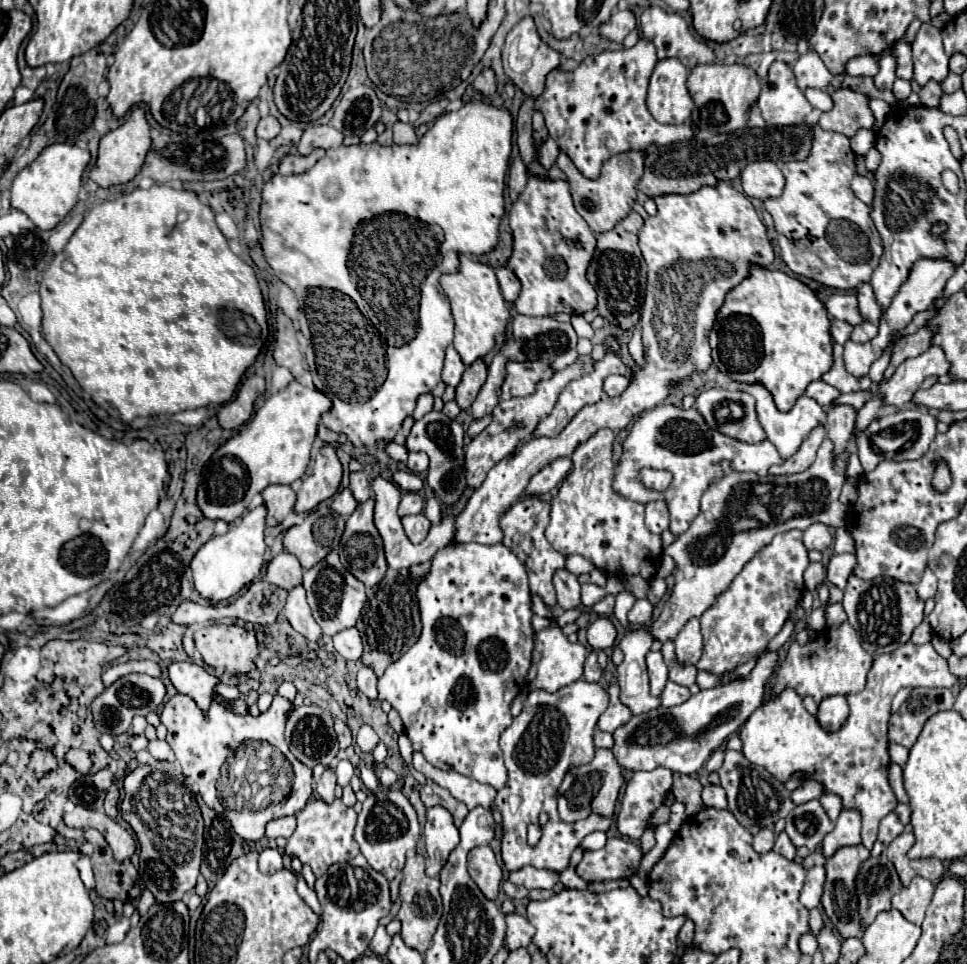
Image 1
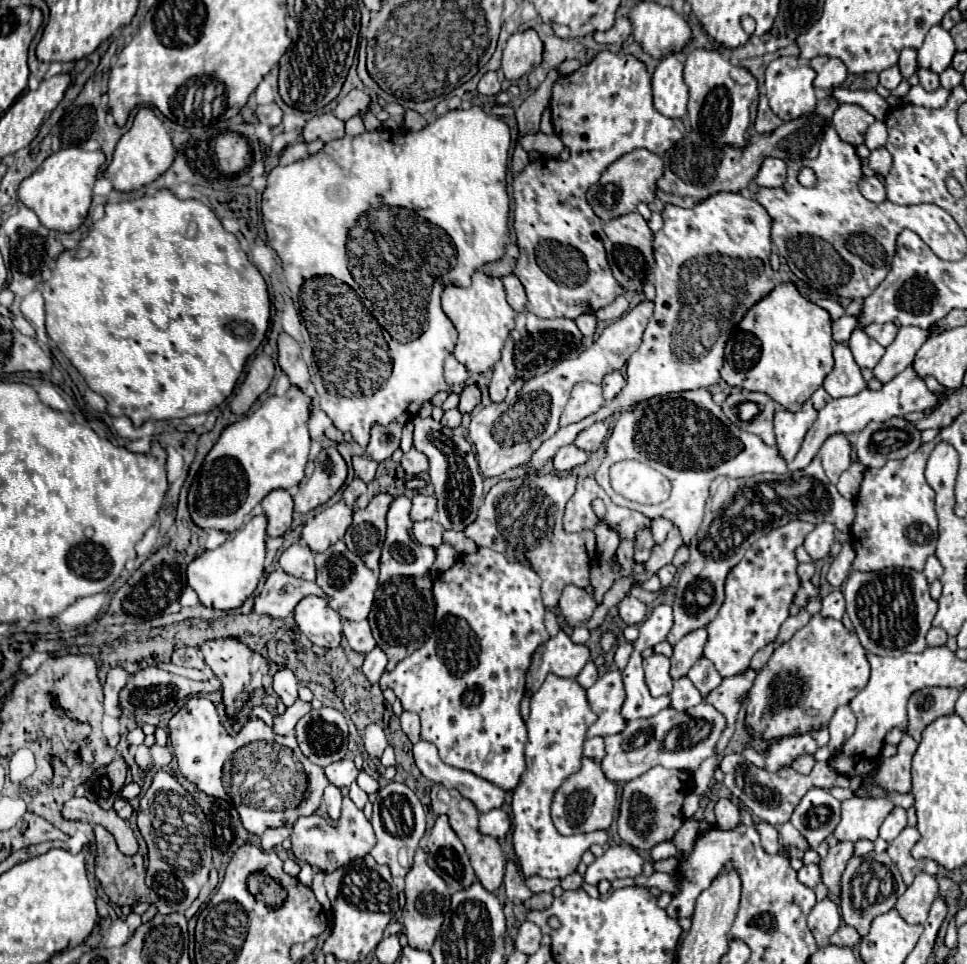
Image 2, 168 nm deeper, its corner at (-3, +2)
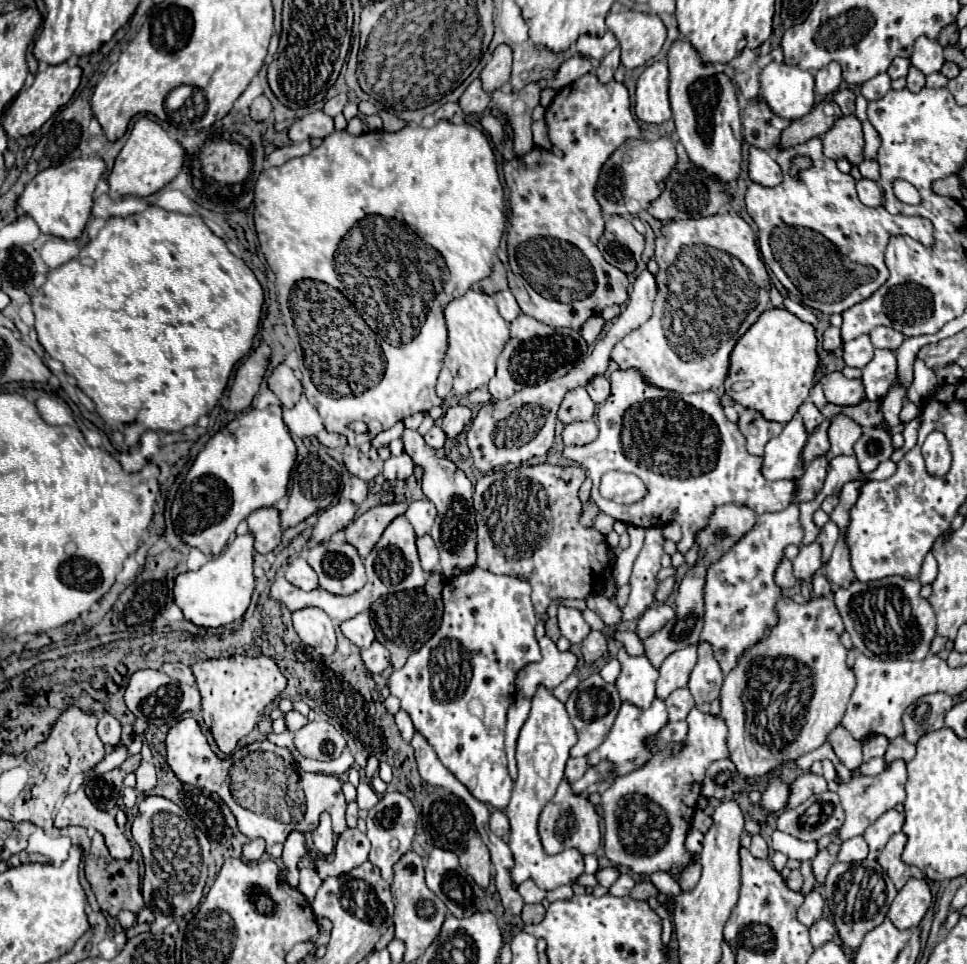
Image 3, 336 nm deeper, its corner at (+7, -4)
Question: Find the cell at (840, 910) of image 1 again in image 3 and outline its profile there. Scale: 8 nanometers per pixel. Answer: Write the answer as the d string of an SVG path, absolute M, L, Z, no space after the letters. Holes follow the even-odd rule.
M830 843L824 851L820 851L816 857L814 857L814 877L818 883L824 883L826 881L826 875L830 871L830 867L836 863L836 857L838 857L838 849L840 845L838 843Z

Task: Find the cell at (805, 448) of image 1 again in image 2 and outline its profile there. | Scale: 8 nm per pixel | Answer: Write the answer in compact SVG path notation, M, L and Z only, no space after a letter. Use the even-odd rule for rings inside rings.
M912 365L906 367L900 375L896 375L890 383L886 383L880 391L870 391L870 389L864 389L860 391L858 395L854 397L842 397L842 399L834 399L830 401L820 413L818 413L818 419L814 421L814 425L810 427L810 431L806 433L804 437L804 443L802 443L802 449L800 453L796 455L796 459L788 465L790 471L796 471L796 469L804 469L812 459L814 455L818 453L818 449L822 447L822 443L830 437L830 435L836 435L836 433L844 433L844 435L850 435L850 433L858 433L862 431L868 423L872 421L888 421L892 417L902 417L906 413L912 413L912 411L924 411L924 409L930 409L936 405L936 395L930 393L930 389L926 387L924 379L922 377L916 377L916 373L912 371Z

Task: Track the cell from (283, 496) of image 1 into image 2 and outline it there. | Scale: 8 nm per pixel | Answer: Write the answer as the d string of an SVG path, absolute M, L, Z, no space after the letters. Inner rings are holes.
M278 489L262 499L262 509L268 517L268 535L282 537L292 525L292 497L288 491Z

